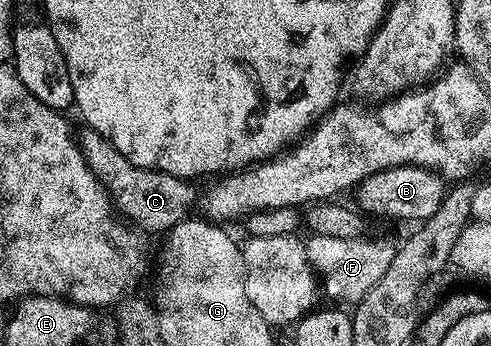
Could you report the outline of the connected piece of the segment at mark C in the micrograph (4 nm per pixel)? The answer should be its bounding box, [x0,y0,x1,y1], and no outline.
[78,129,189,233]

